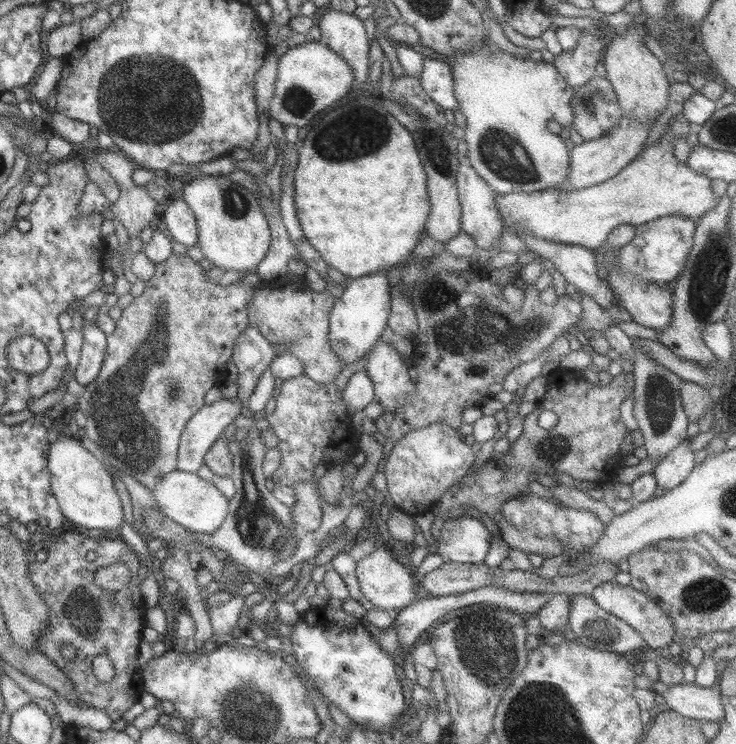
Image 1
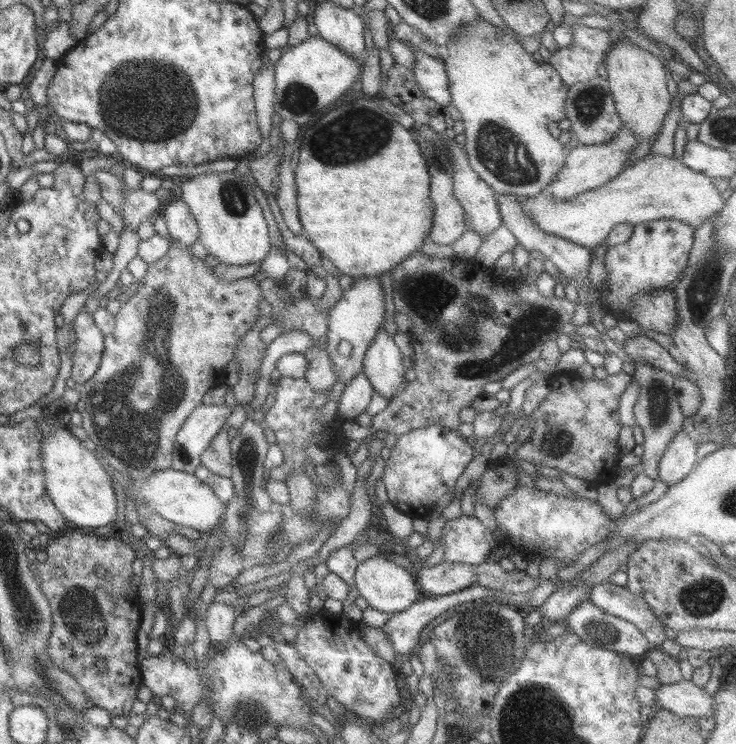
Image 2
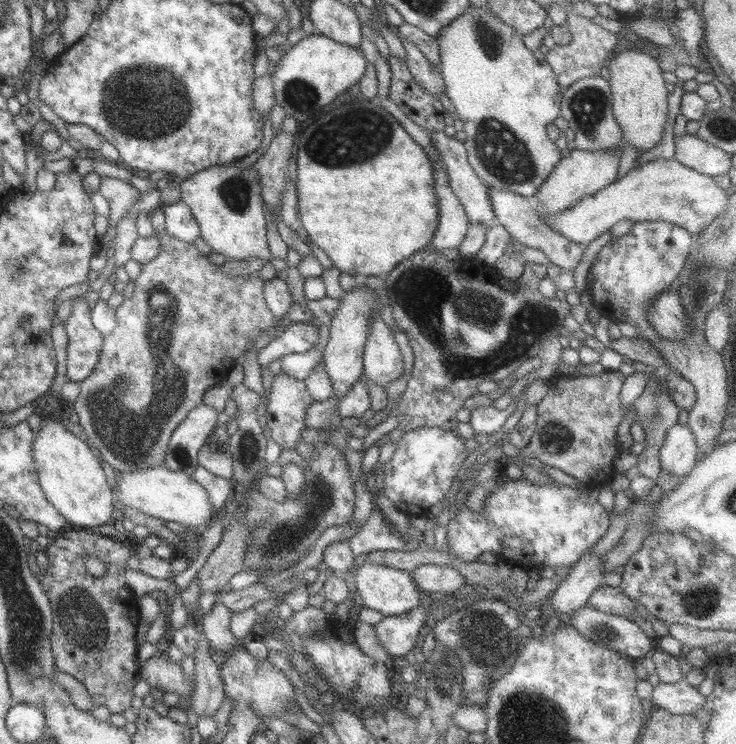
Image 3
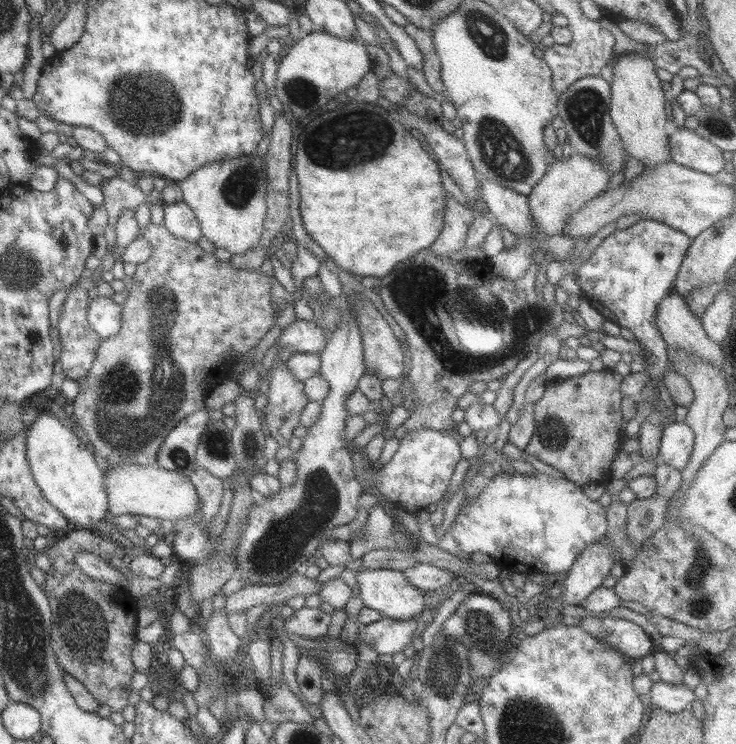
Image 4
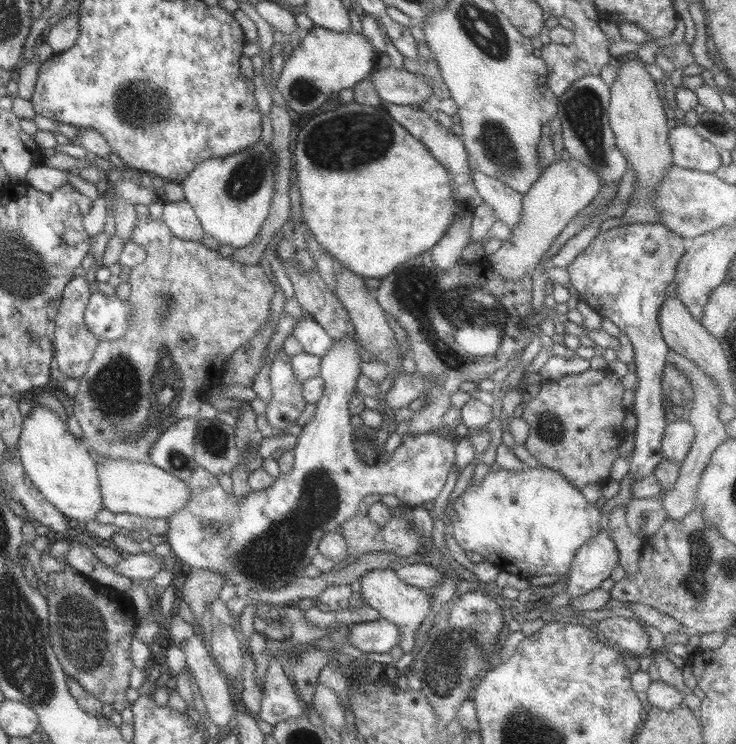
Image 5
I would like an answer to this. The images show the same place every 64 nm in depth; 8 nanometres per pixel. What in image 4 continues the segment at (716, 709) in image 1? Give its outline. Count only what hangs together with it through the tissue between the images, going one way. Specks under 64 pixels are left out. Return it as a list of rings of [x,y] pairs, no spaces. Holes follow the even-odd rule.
[[[659,680],[652,683],[647,695],[649,695],[650,707],[669,713],[690,708],[691,703],[698,700],[694,696],[693,690],[689,690],[687,686],[683,684],[665,684]]]

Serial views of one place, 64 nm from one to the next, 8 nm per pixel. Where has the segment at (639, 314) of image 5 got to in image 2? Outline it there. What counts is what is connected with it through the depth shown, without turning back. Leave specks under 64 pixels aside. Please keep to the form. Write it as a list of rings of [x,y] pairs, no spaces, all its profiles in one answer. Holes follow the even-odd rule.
[[[655,220],[633,225],[627,241],[607,247],[603,254],[605,277],[598,288],[598,309],[610,323],[629,319],[629,306],[637,294],[664,289],[682,272],[692,246],[694,229],[677,220]]]

